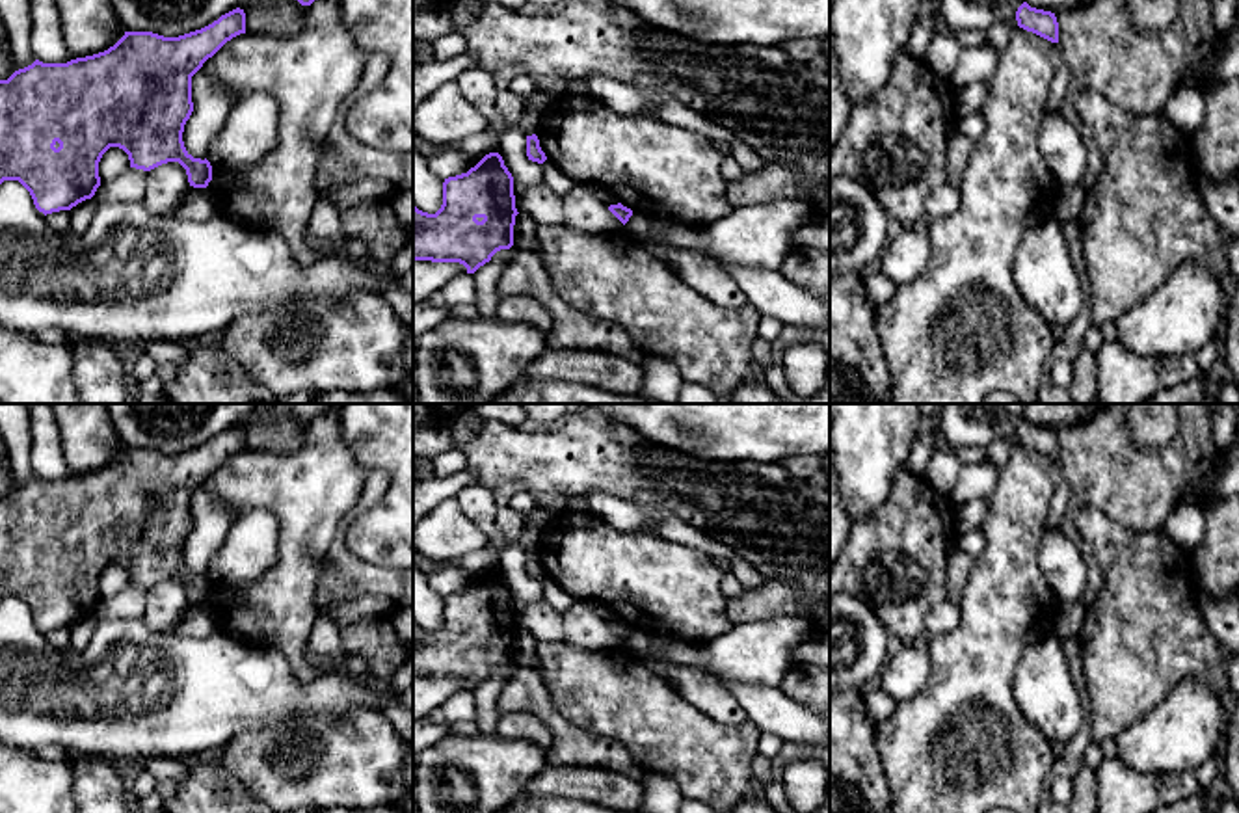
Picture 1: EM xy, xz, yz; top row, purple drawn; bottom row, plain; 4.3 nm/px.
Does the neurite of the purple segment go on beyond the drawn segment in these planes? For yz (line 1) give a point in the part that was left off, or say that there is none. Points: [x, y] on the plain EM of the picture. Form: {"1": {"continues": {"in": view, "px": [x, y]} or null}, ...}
{"1": {"continues": null}}

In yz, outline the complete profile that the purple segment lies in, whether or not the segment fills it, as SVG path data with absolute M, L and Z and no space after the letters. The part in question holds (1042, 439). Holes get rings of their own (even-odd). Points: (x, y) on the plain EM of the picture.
M1023 419L1016 428L1018 443L1051 460L1059 460L1059 439L1055 430L1031 424Z

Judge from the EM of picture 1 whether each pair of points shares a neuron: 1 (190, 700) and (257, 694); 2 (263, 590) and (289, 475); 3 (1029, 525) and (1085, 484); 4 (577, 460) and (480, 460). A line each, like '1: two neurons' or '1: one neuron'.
1: one neuron
2: one neuron
3: two neurons
4: one neuron

